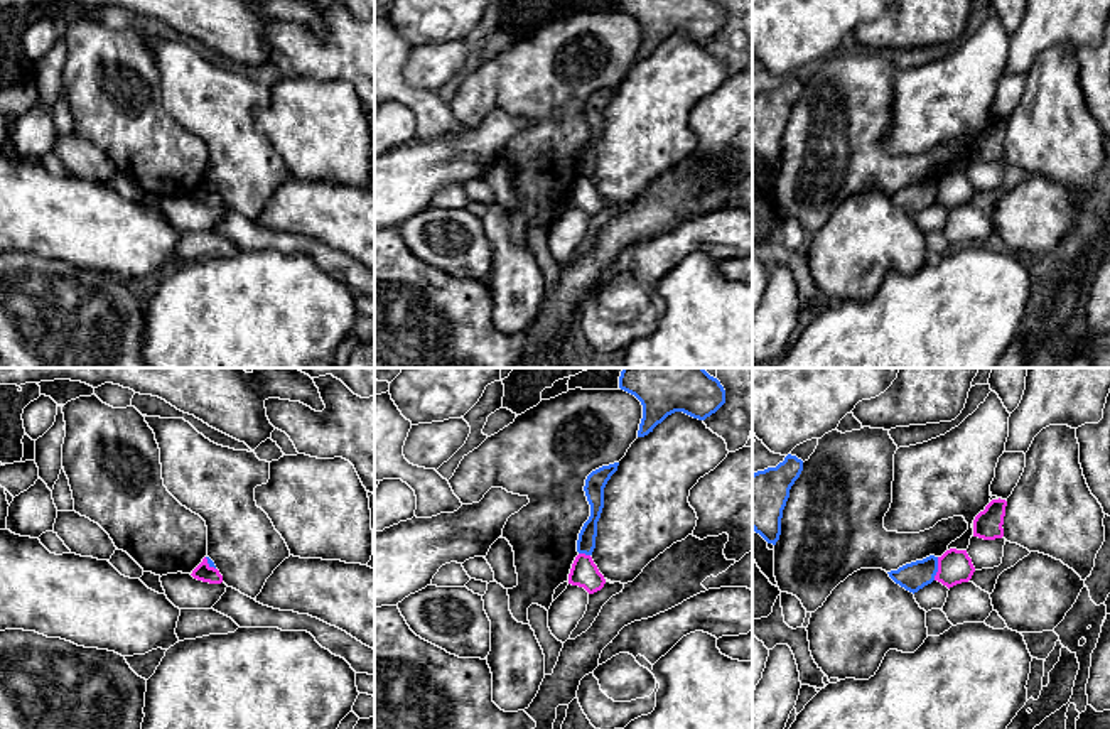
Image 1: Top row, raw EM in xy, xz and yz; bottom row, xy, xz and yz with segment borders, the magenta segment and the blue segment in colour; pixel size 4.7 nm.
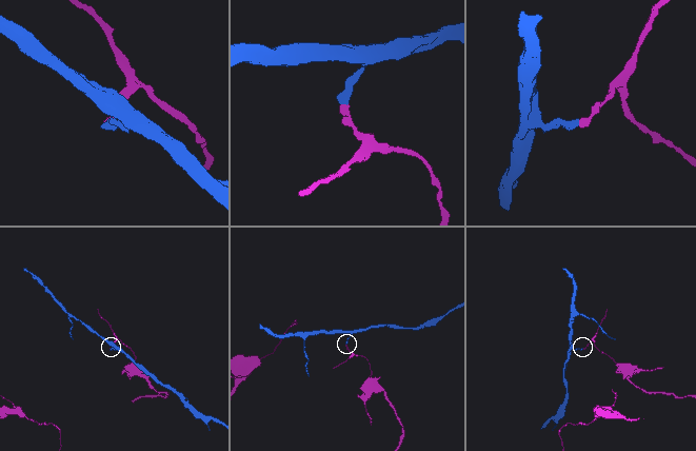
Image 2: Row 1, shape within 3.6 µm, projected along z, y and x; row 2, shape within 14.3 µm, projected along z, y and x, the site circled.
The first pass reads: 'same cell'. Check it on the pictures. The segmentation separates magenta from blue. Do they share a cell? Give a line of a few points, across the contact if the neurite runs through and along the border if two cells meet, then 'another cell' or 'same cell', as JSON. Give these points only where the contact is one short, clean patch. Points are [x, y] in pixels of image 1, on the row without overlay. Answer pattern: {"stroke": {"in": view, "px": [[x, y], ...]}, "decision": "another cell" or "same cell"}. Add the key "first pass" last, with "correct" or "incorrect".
{"stroke": {"in": "yz", "px": [[938, 179], [938, 193], [933, 201]]}, "decision": "another cell", "first pass": "incorrect"}

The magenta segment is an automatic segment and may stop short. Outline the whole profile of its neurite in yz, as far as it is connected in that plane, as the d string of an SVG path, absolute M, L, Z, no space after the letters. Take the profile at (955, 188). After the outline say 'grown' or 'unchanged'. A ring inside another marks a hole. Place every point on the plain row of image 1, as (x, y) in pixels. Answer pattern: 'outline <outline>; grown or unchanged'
outline M950 170L941 179L938 179L938 194L935 202L950 211L956 206L968 204L973 194L975 189L967 172Z; unchanged

